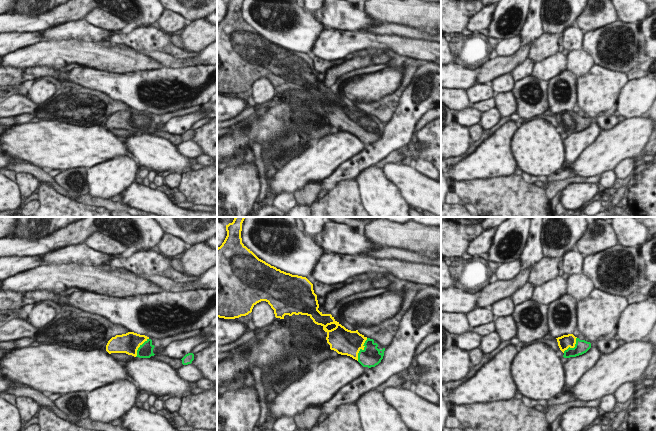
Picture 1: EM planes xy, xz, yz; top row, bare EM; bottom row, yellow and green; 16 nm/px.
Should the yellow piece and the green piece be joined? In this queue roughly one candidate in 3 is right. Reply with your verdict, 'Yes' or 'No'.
Yes

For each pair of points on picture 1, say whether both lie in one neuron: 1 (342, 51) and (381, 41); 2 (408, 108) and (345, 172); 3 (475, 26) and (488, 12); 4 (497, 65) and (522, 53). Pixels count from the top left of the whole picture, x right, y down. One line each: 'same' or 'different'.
1: same
2: same
3: same
4: same

